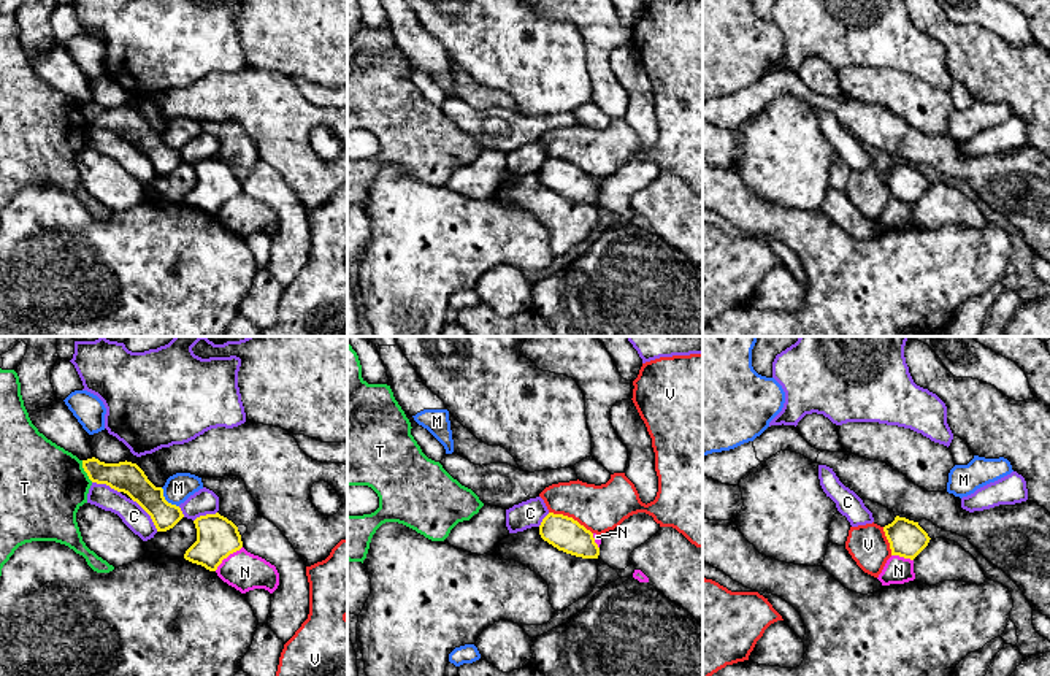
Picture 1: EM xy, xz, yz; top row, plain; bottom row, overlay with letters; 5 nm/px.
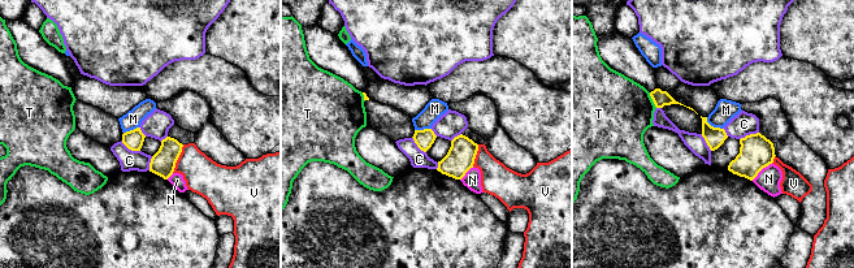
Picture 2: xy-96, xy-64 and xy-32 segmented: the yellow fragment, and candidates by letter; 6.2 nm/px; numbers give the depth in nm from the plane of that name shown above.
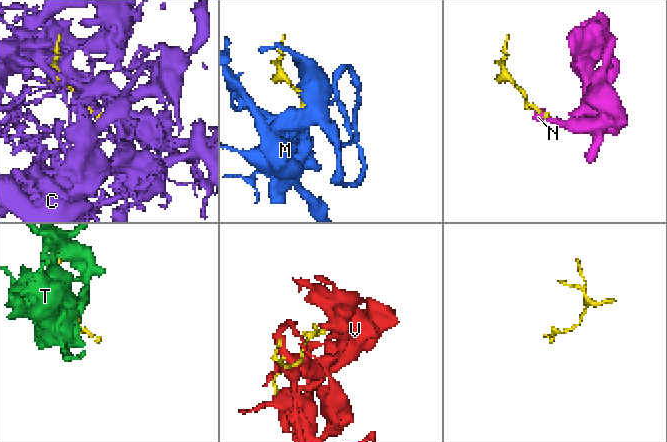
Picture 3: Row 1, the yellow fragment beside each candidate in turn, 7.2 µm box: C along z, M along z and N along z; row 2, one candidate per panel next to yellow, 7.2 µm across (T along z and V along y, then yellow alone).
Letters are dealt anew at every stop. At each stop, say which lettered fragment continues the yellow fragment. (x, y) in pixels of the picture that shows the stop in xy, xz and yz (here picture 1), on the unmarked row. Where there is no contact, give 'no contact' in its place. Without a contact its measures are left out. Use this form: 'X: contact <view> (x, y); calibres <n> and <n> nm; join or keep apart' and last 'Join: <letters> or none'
C: contact xy (148, 157); calibres 160 and 120 nm; keep apart
M: contact xy (165, 145); calibres 160 and 140 nm; keep apart
N: contact xy (227, 200); calibres 200 and 200 nm; keep apart
T: contact xy (84, 115); calibres 160 and 440 nm; keep apart
V: contact xz (571, 162); calibres 170 and 240 nm; keep apart
Join: none

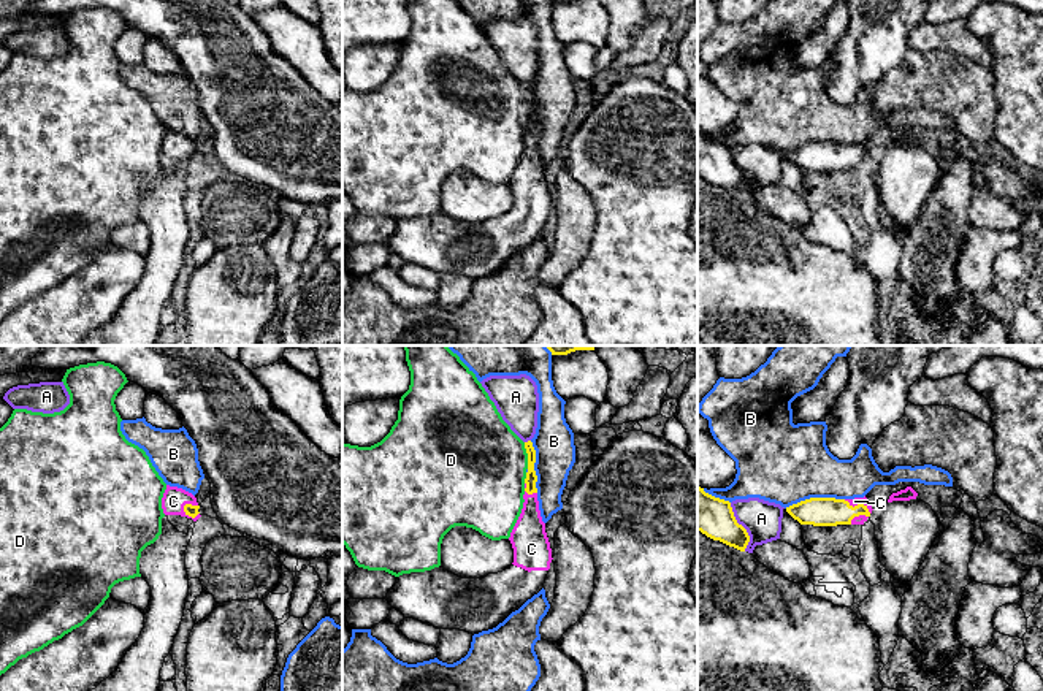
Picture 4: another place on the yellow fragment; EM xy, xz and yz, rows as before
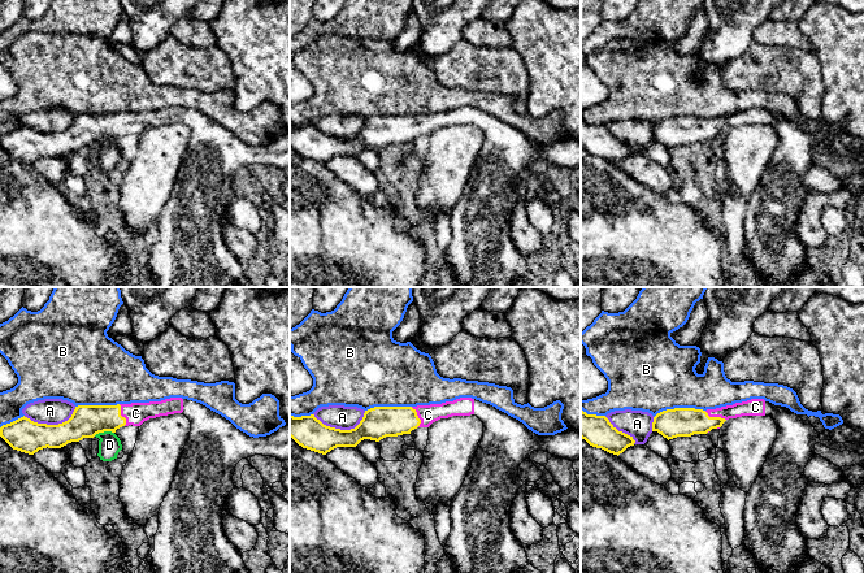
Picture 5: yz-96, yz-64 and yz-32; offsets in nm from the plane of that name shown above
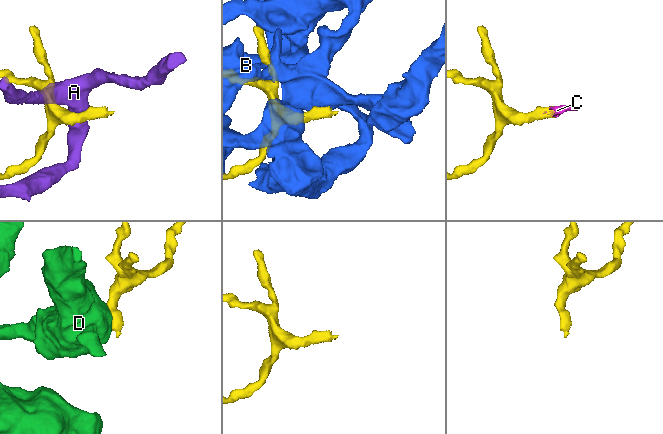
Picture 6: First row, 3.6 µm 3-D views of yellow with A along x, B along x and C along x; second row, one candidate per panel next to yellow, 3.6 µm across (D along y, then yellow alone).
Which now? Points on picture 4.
A: contact yz (742, 171); calibres 200 and 190 nm; keep apart
B: contact yz (813, 143); calibres 140 and 420 nm; keep apart
C: contact xy (189, 160); calibres 60 and 120 nm; join
D: contact xz (528, 100); calibres 60 and 460 nm; keep apart
Join: C

